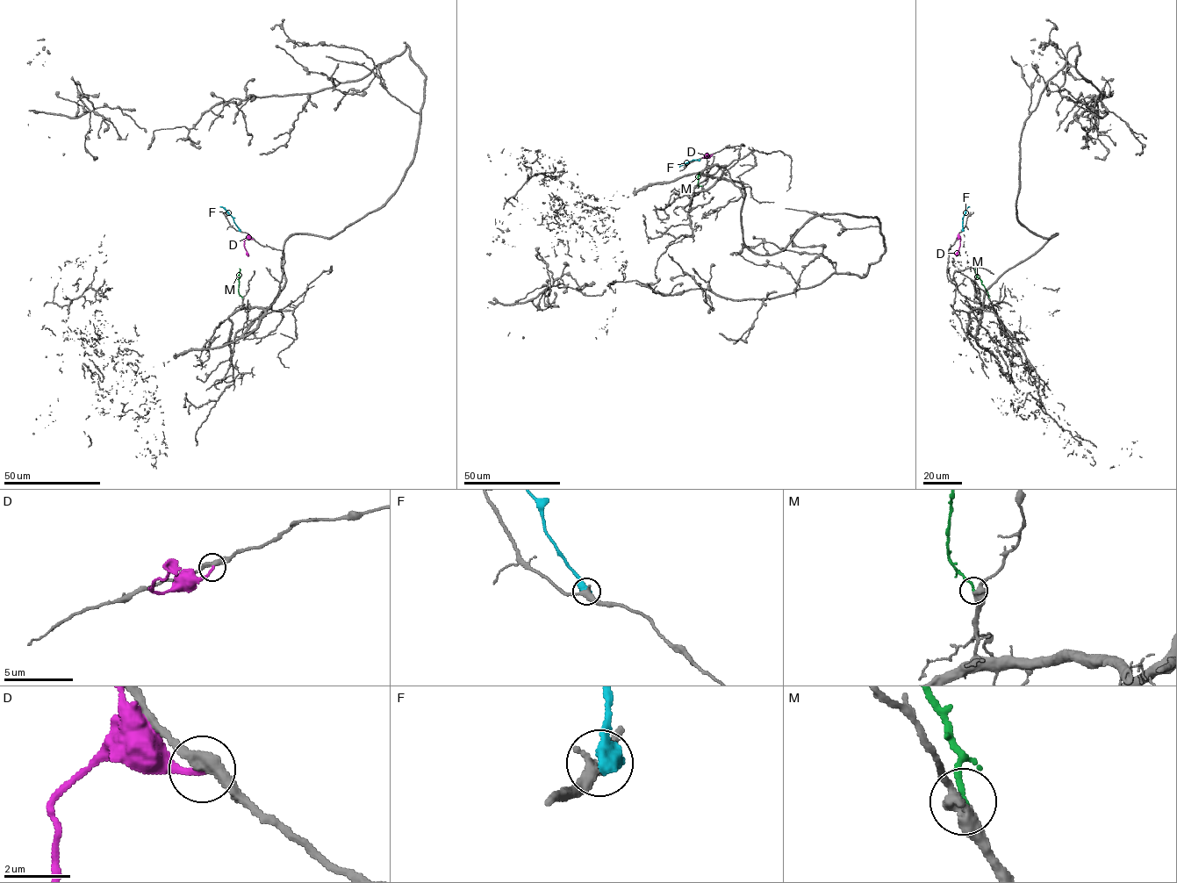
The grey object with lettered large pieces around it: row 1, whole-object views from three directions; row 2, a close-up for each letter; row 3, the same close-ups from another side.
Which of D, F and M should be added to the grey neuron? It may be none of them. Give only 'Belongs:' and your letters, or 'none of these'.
Belongs: M

